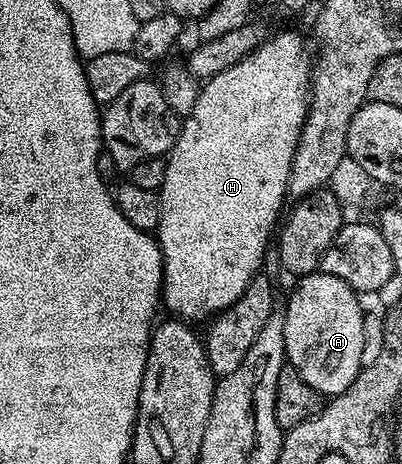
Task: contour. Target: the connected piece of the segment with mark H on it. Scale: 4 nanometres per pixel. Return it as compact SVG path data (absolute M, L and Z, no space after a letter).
M279 33L276 37L275 34L268 36L265 44L258 45L249 55L245 55L245 59L241 59L241 63L233 63L233 67L229 67L229 71L221 71L202 82L197 101L193 105L193 109L182 118L179 137L165 158L167 162L165 183L157 190L161 203L161 219L157 230L157 240L159 249L163 253L161 301L165 309L167 305L168 311L171 312L168 314L178 315L188 323L203 320L206 322L222 313L223 310L228 309L233 303L237 303L237 299L241 299L245 287L249 287L251 280L260 276L262 269L259 268L264 268L265 258L269 252L267 244L270 241L272 244L273 234L276 232L281 221L281 214L284 212L283 200L288 200L289 197L287 184L291 178L291 168L293 167L295 152L299 146L299 136L307 118L307 106L311 95L312 68L313 57L312 54L311 57L307 54L307 45L303 42L302 35L299 33Z

